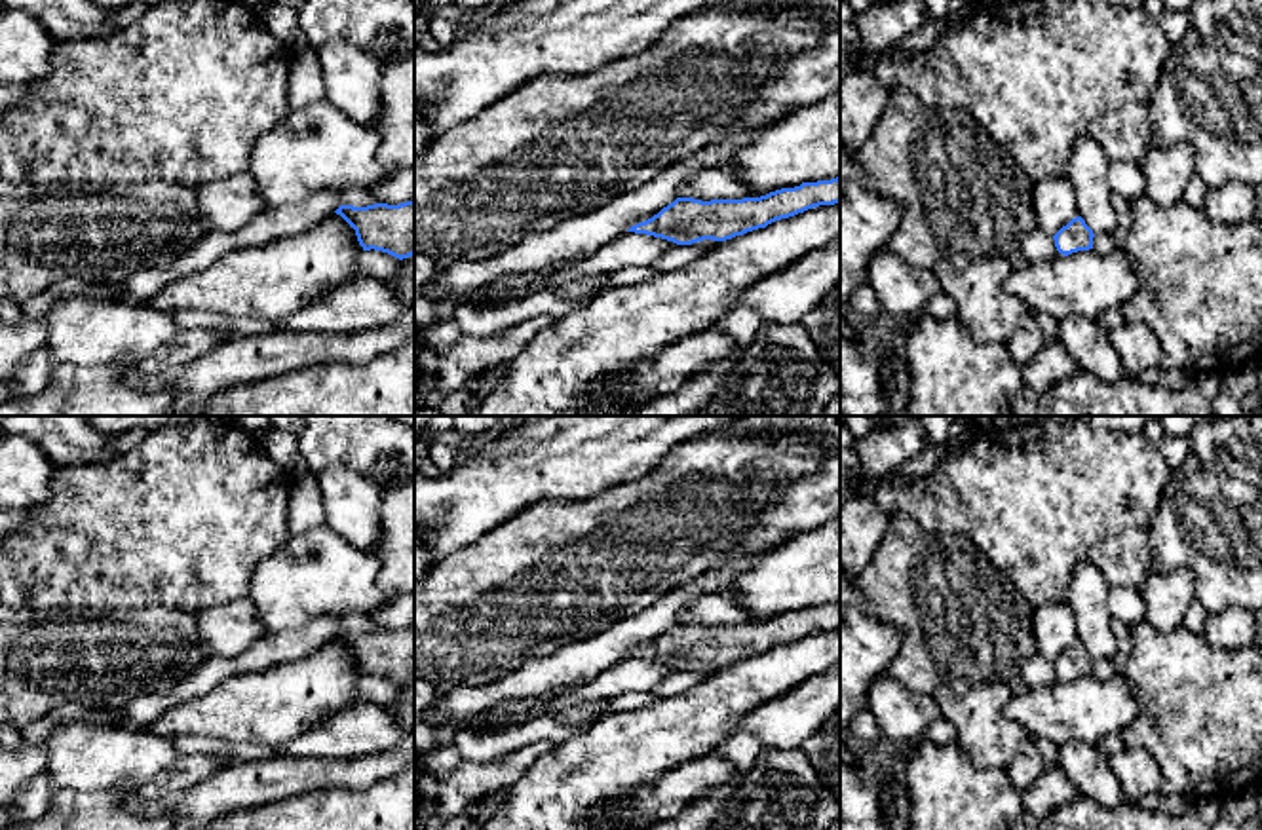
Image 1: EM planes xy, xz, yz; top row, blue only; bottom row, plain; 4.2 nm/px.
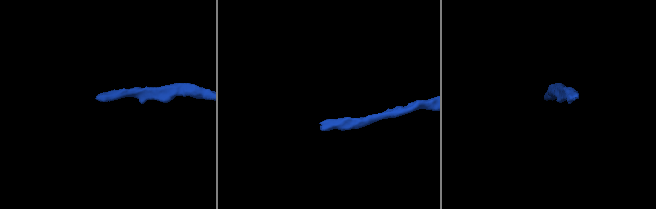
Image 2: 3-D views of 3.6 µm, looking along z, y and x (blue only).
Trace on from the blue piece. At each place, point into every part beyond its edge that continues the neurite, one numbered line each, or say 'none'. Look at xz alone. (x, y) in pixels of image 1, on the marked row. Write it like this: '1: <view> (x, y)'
none

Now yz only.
none

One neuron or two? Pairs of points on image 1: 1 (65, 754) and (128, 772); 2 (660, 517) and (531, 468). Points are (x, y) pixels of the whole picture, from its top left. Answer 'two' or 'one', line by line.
1: one
2: two

